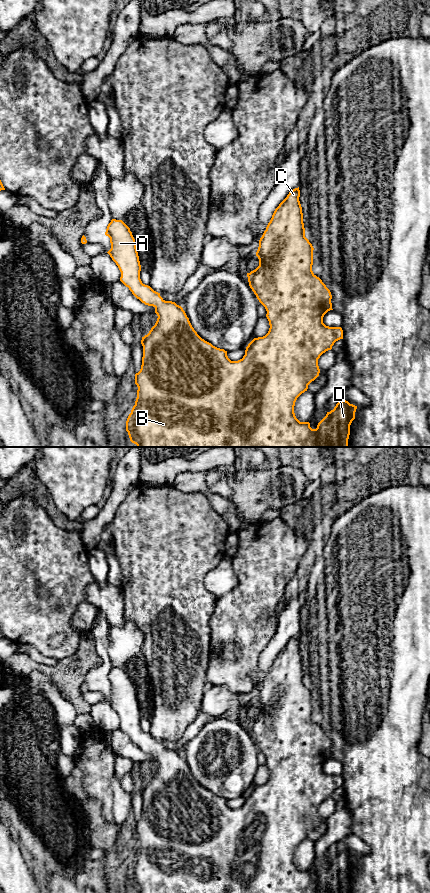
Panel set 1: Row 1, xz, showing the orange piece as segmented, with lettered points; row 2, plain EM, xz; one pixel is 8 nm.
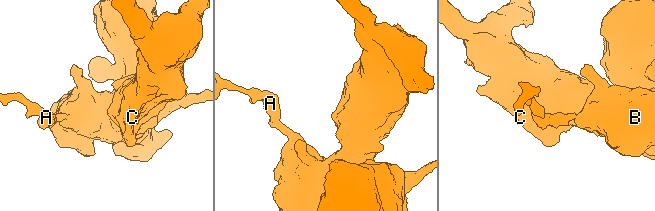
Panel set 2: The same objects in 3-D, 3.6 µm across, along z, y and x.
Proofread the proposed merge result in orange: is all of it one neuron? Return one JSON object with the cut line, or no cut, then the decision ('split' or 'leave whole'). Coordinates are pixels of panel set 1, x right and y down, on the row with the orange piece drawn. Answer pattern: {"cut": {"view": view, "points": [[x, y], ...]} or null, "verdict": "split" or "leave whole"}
{"cut": null, "verdict": "leave whole"}

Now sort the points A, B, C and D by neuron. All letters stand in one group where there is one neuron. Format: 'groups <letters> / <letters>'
groups A B C D

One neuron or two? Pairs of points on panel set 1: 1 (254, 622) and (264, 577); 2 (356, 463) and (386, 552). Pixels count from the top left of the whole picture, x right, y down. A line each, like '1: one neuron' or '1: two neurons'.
1: one neuron
2: two neurons

